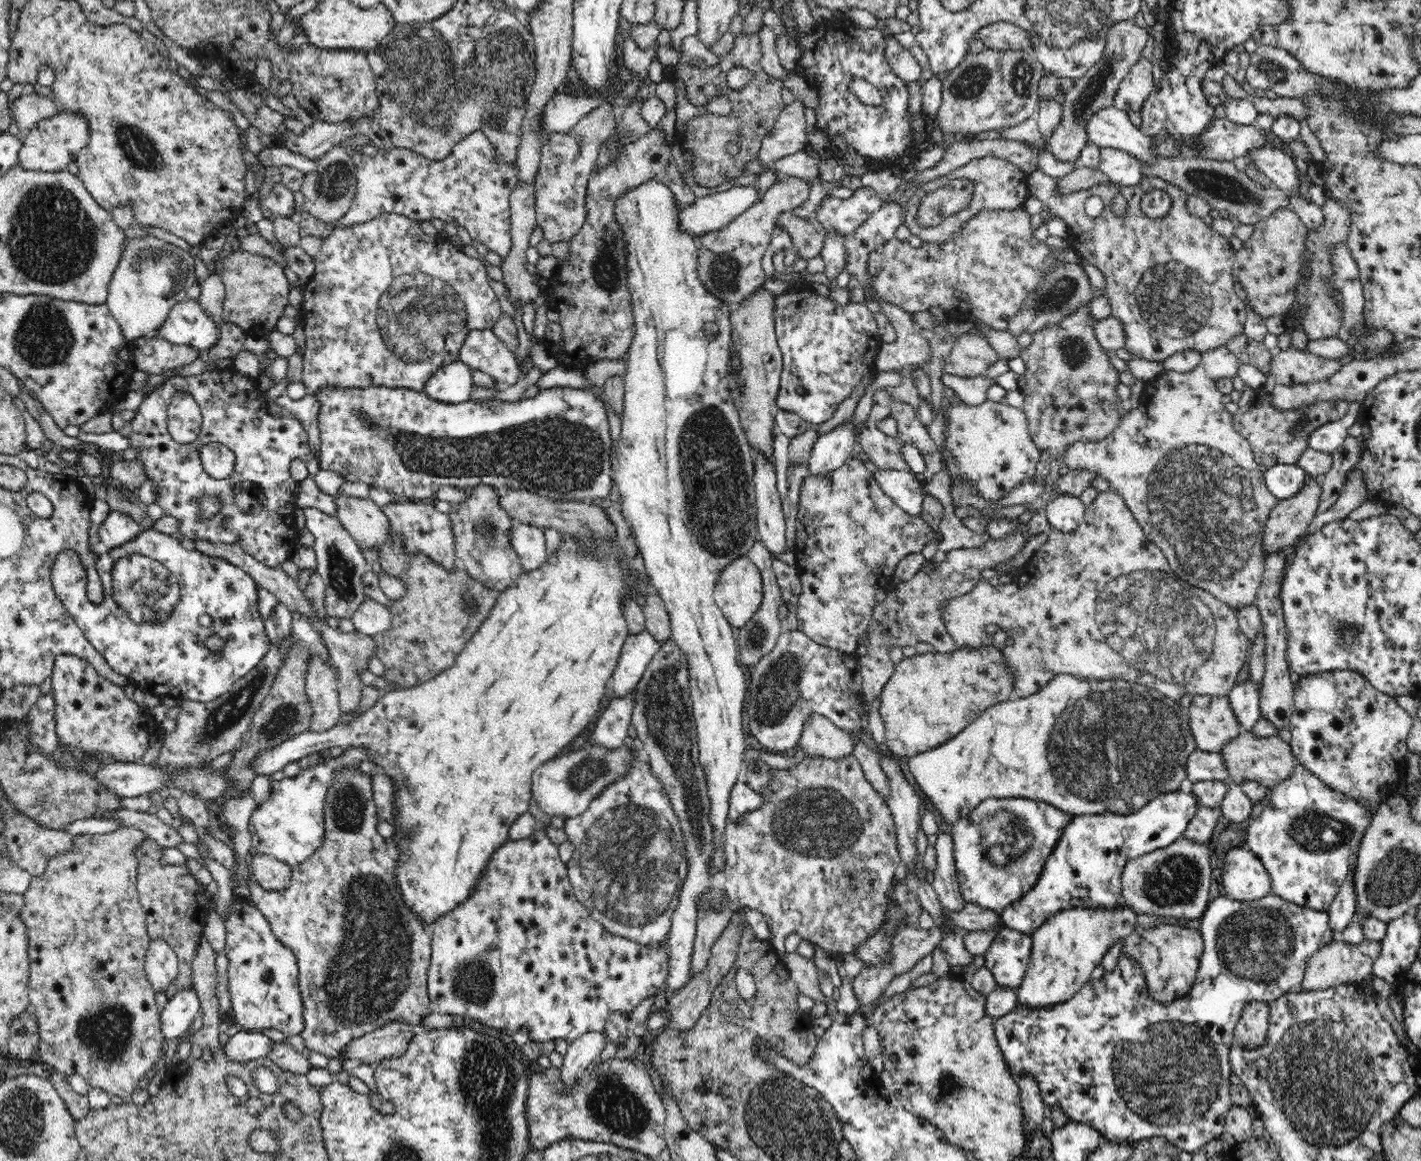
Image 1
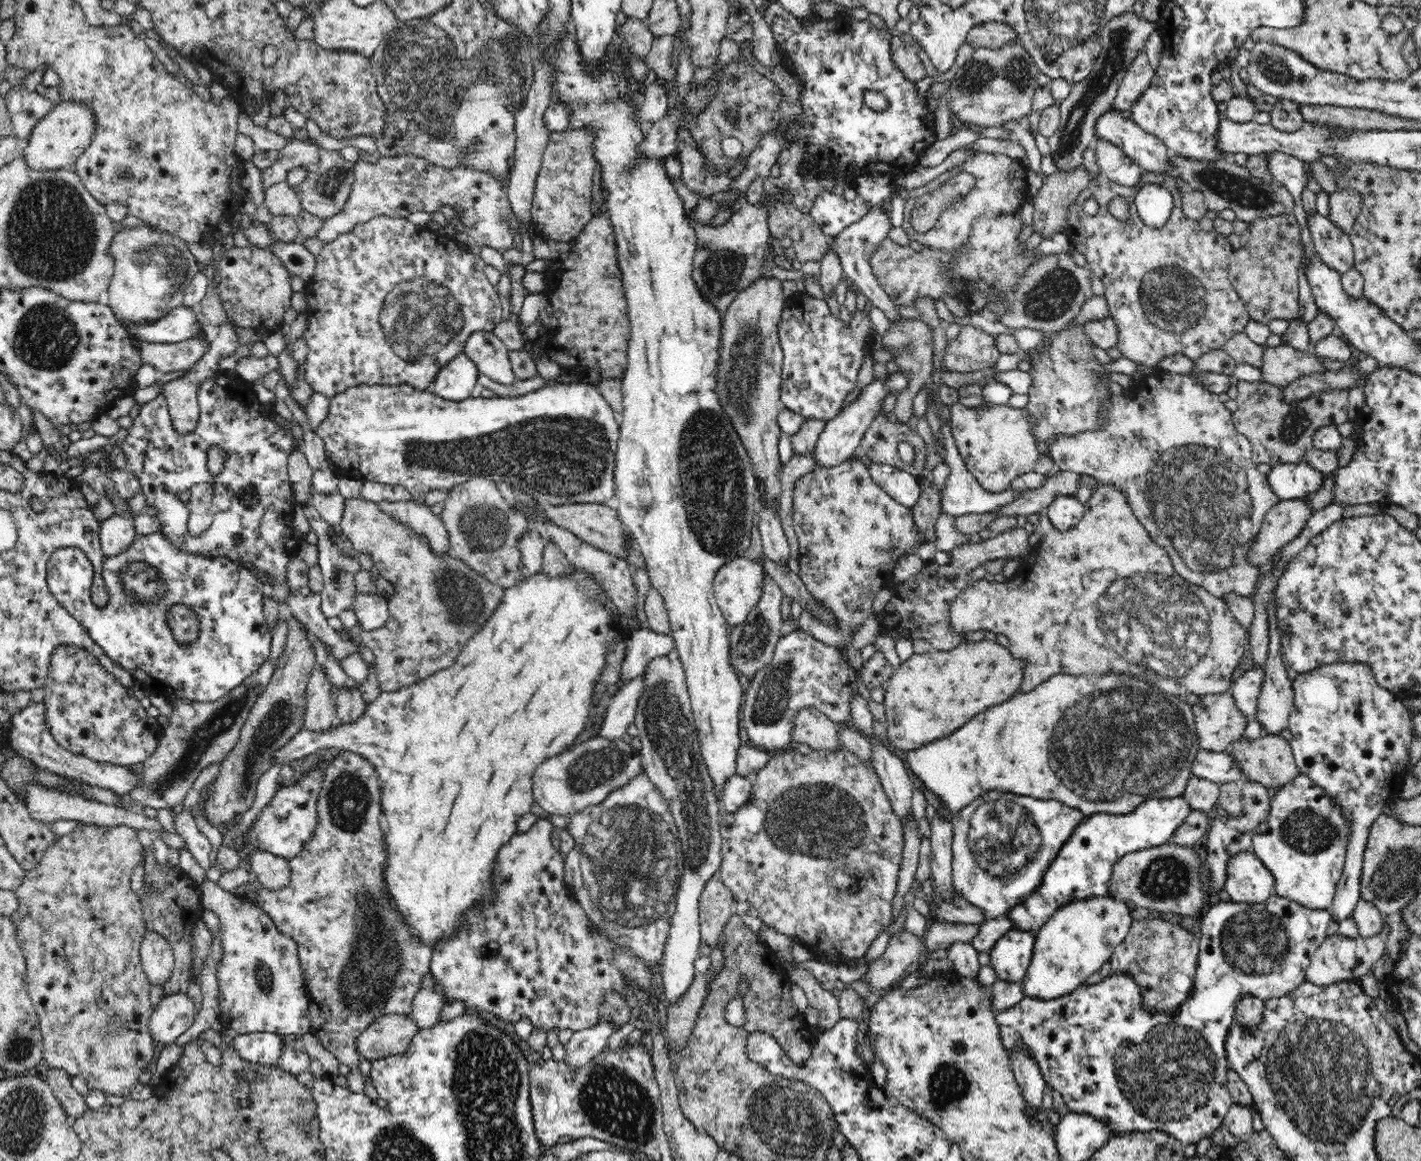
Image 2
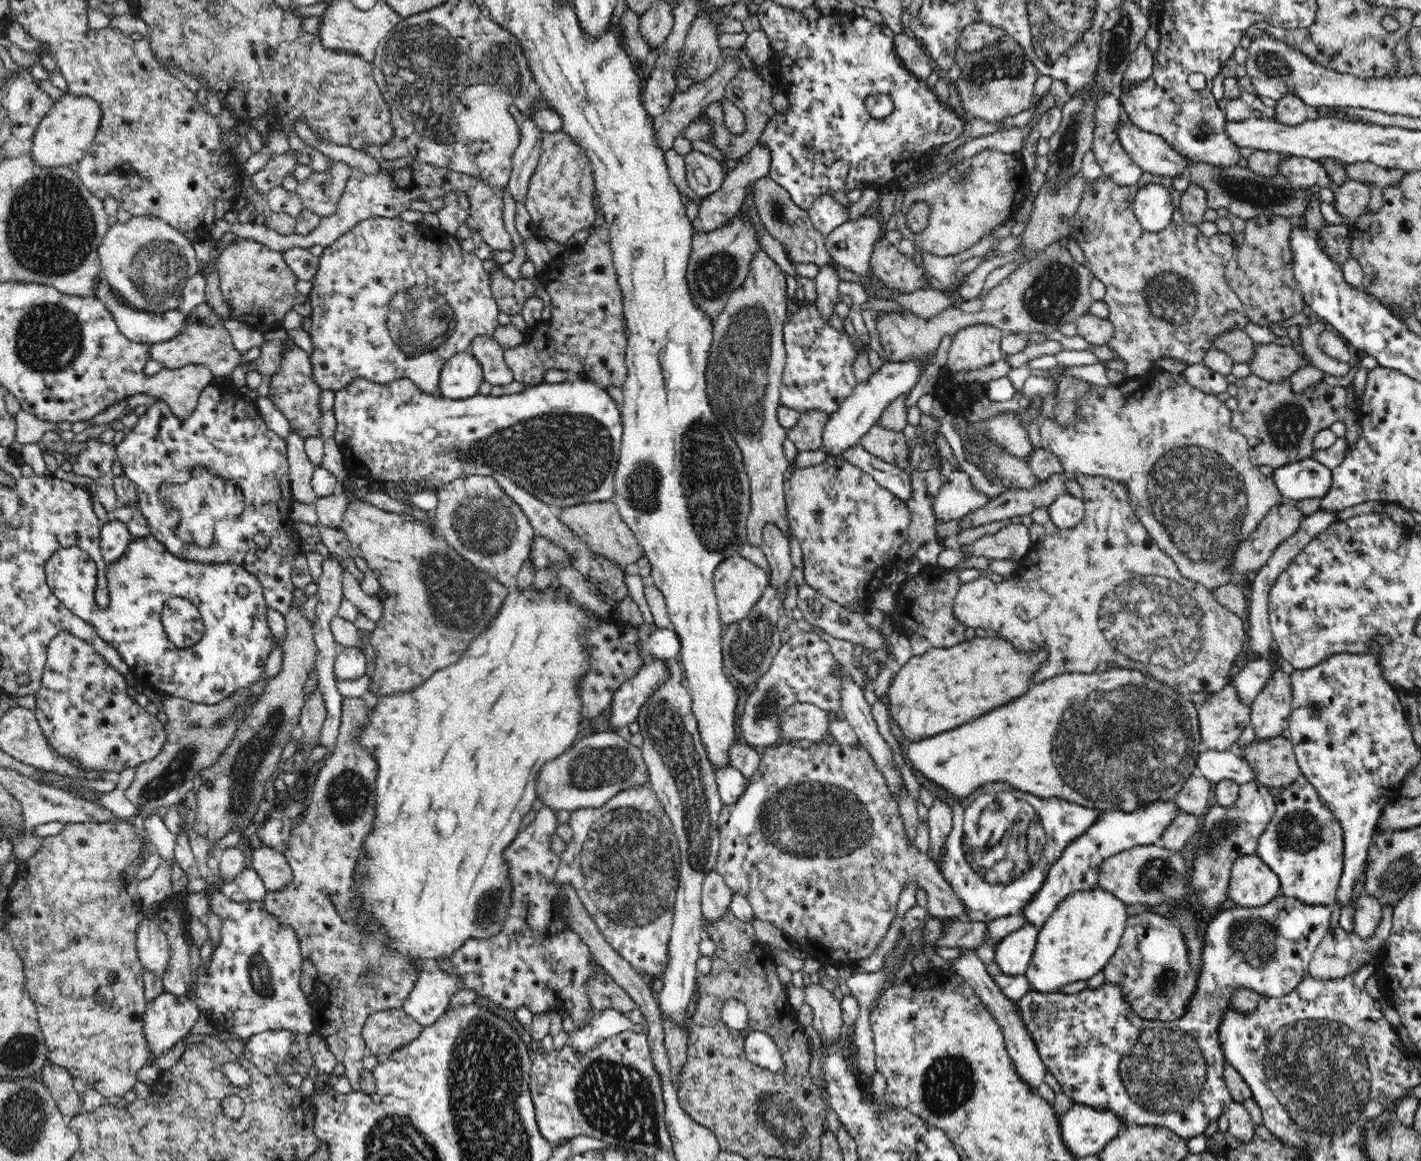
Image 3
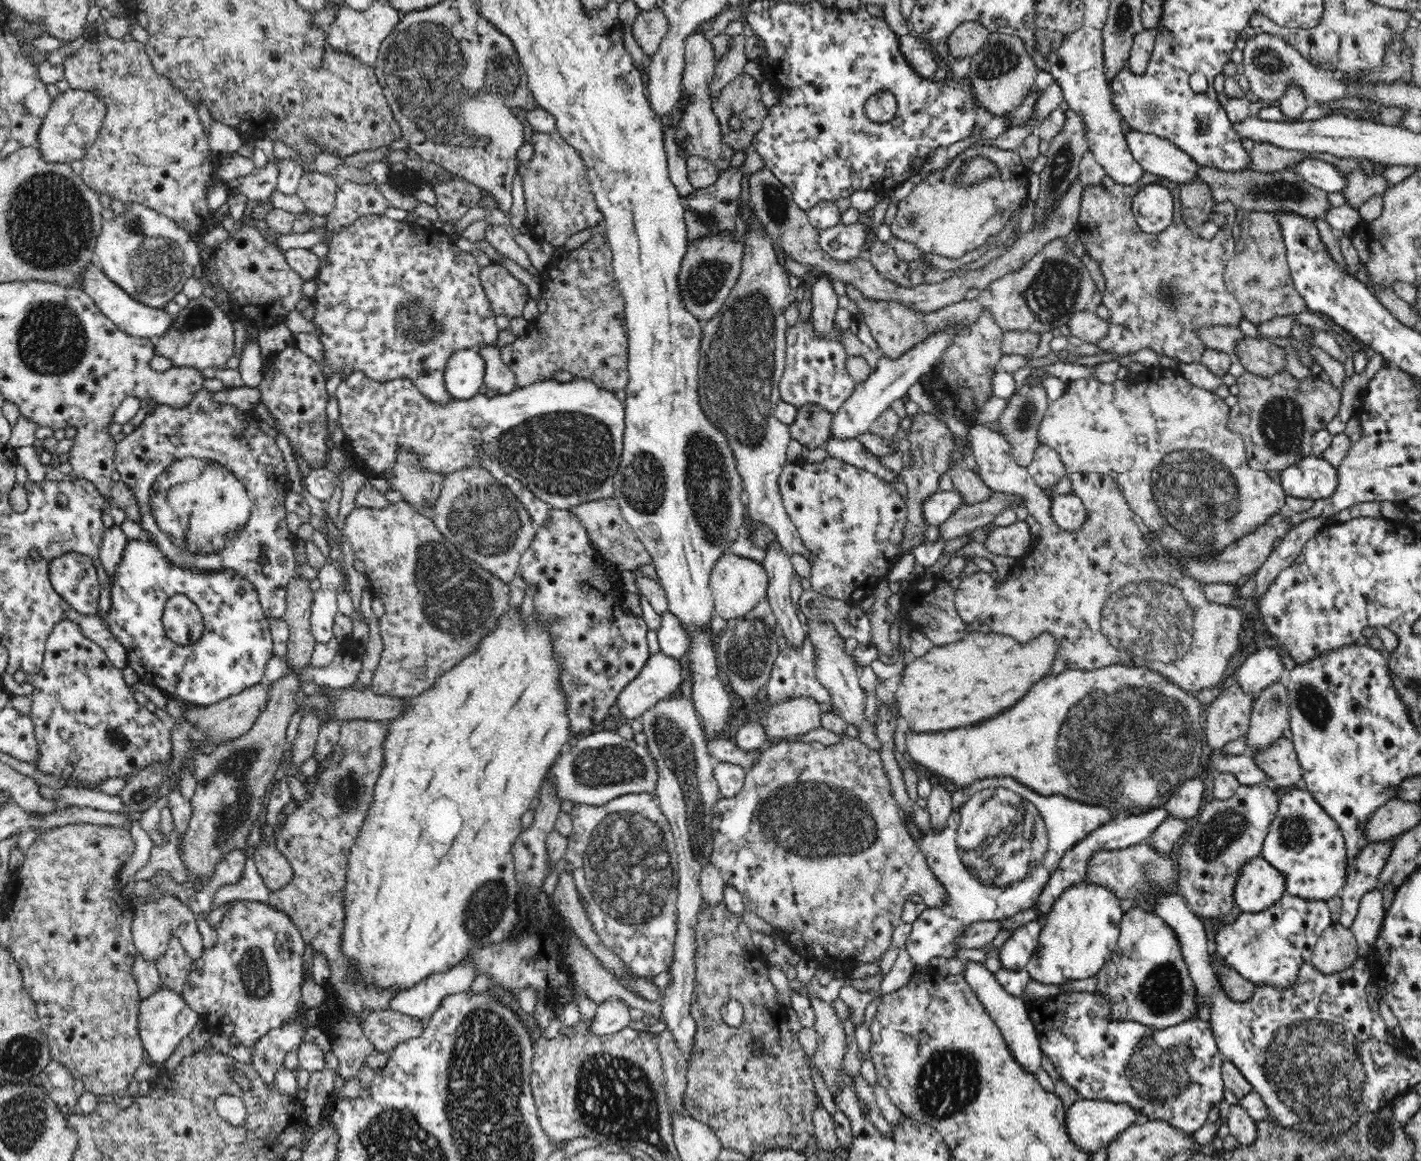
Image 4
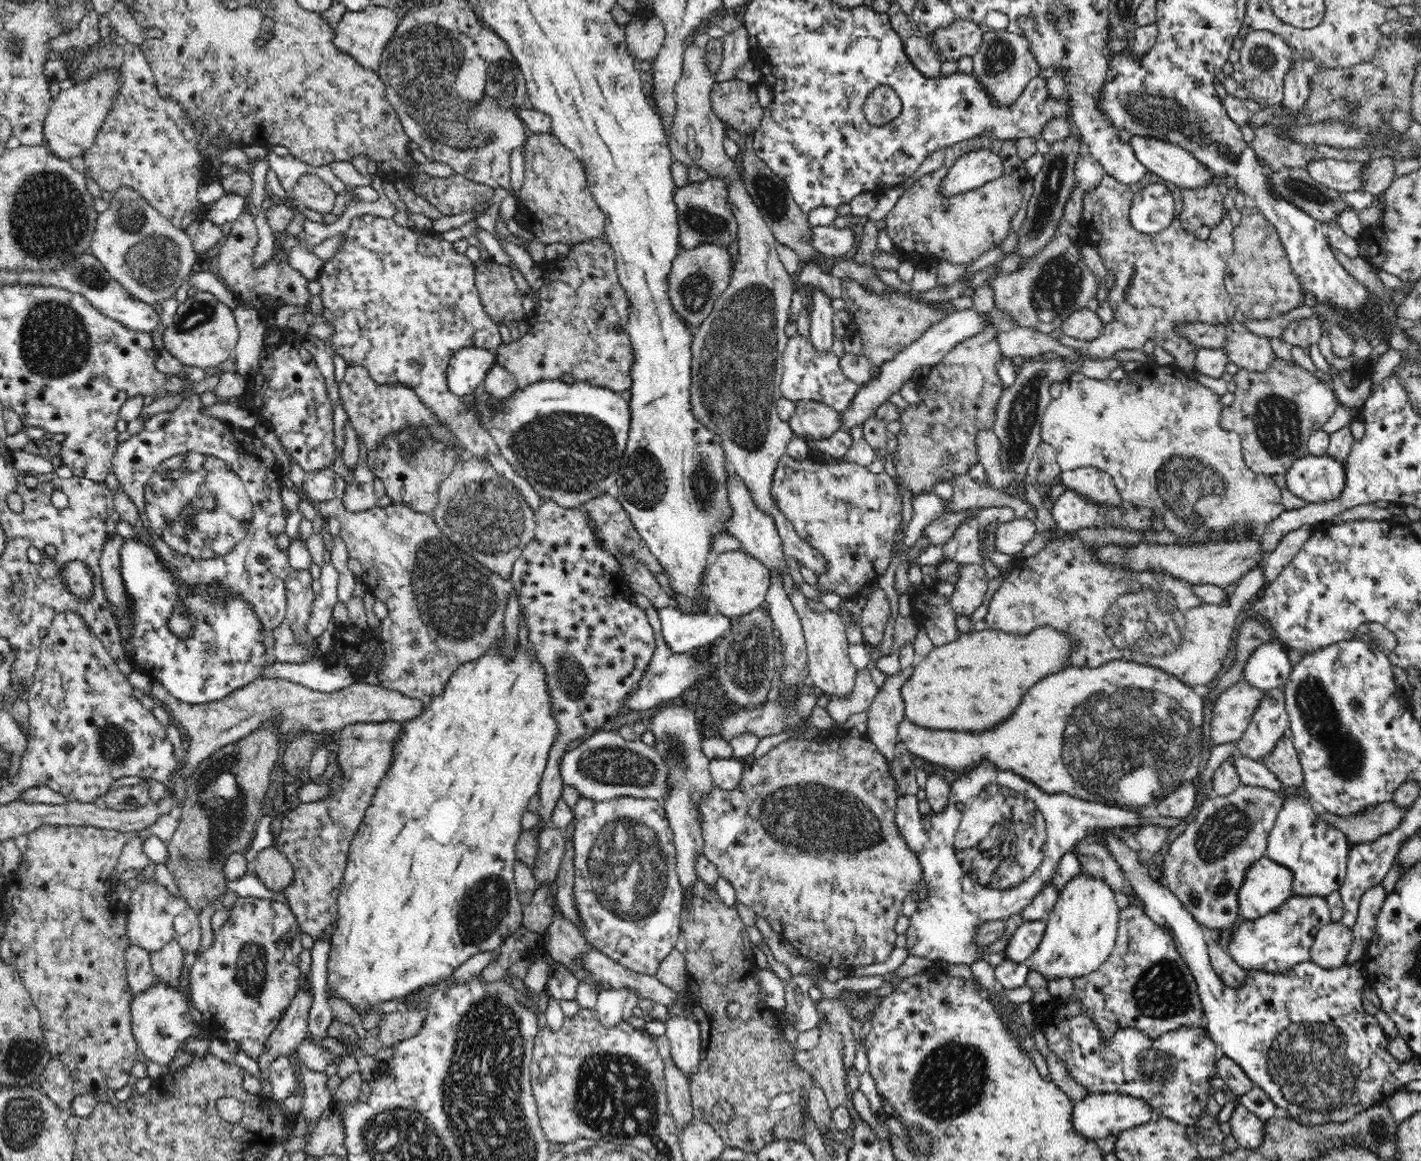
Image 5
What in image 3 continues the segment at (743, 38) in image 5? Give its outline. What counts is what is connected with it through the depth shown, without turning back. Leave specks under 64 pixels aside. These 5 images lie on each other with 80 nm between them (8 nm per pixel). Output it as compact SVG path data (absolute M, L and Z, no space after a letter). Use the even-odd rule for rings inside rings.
M738 59L728 60L728 62L720 64L718 70L710 74L710 78L706 78L705 81L687 83L685 89L675 94L668 108L660 116L653 118L652 127L654 127L654 133L656 133L656 145L662 151L673 149L672 146L676 137L682 135L683 130L710 105L720 102L725 96L726 86L729 85L730 78L736 76L736 73L741 70L740 64Z

